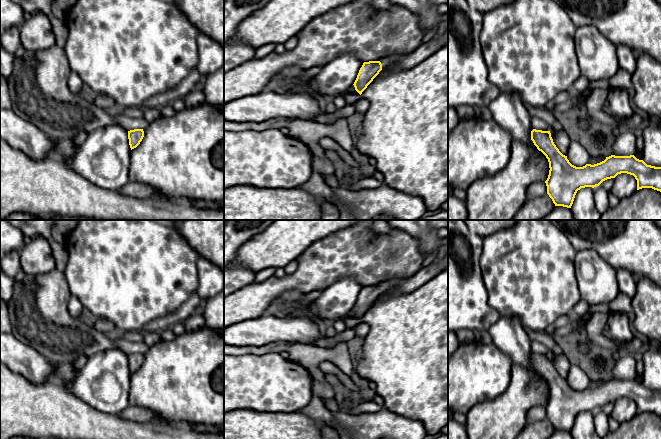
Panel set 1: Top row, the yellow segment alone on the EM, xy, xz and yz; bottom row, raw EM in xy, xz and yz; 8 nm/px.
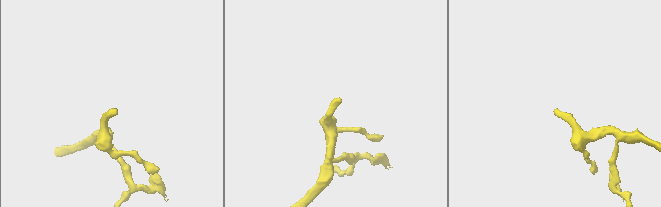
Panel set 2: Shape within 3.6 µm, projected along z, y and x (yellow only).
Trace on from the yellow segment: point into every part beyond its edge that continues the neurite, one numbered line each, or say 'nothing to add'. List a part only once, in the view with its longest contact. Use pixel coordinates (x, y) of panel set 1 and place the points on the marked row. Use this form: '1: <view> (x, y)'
1: xz (391, 59)

